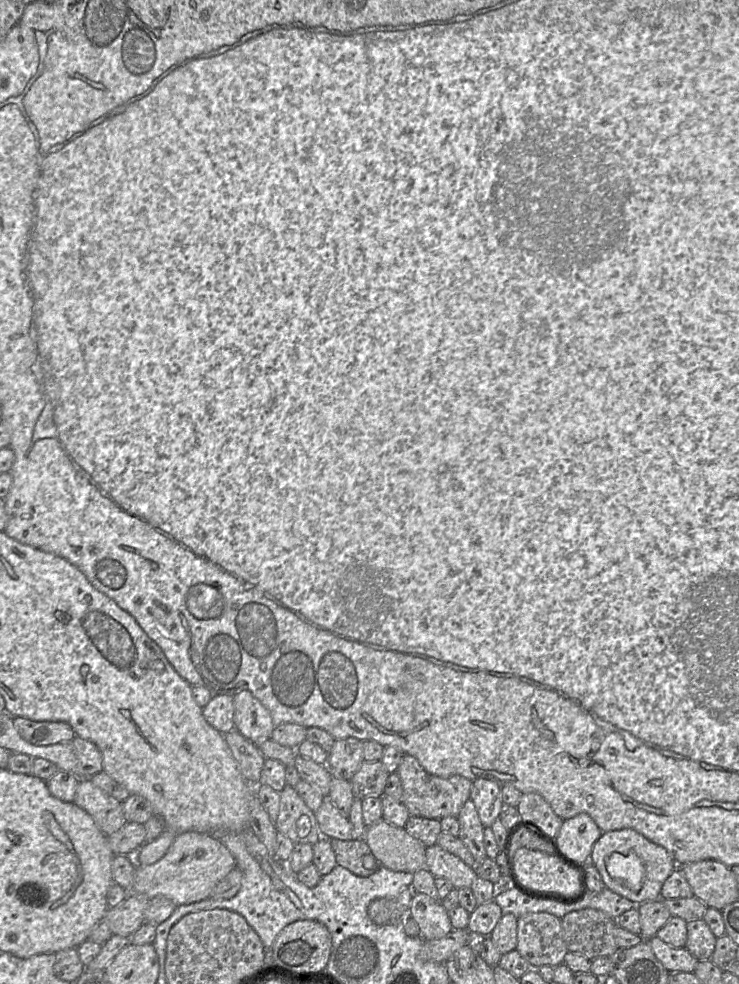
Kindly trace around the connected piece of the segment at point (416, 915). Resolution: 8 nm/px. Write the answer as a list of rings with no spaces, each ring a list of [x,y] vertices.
[[[423,893],[414,894],[407,916],[415,920],[423,940],[443,938],[453,930],[448,911],[441,902]]]

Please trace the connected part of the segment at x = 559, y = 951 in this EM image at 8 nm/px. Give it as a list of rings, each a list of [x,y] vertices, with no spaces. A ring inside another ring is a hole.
[[[547,912],[520,916],[516,950],[532,967],[562,964],[568,949],[561,919]]]

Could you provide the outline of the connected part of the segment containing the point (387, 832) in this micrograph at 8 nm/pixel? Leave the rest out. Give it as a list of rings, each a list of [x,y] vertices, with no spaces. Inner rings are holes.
[[[381,819],[367,826],[363,839],[367,842],[378,862],[390,870],[414,873],[425,867],[426,846],[412,837],[404,827],[397,827]]]

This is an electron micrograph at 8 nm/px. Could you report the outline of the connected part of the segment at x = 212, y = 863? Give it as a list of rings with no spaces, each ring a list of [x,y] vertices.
[[[187,831],[176,836],[167,853],[152,865],[137,865],[129,893],[143,894],[149,899],[164,896],[175,905],[186,905],[210,897],[215,886],[236,868],[229,849],[213,834]]]

